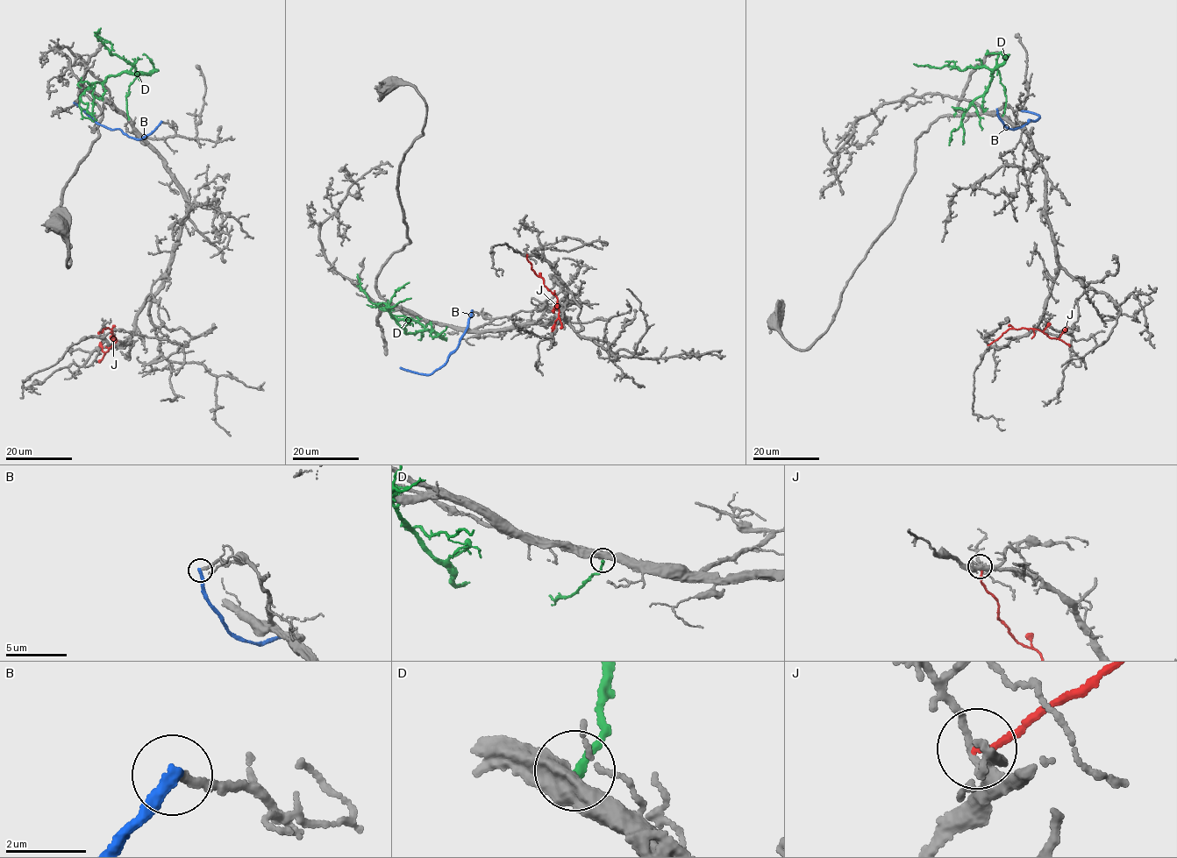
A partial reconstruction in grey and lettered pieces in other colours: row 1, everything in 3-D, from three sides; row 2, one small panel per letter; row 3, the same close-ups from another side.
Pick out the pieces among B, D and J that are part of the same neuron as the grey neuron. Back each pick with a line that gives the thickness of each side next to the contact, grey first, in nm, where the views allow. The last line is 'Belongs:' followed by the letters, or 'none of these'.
Belongs: none of these

